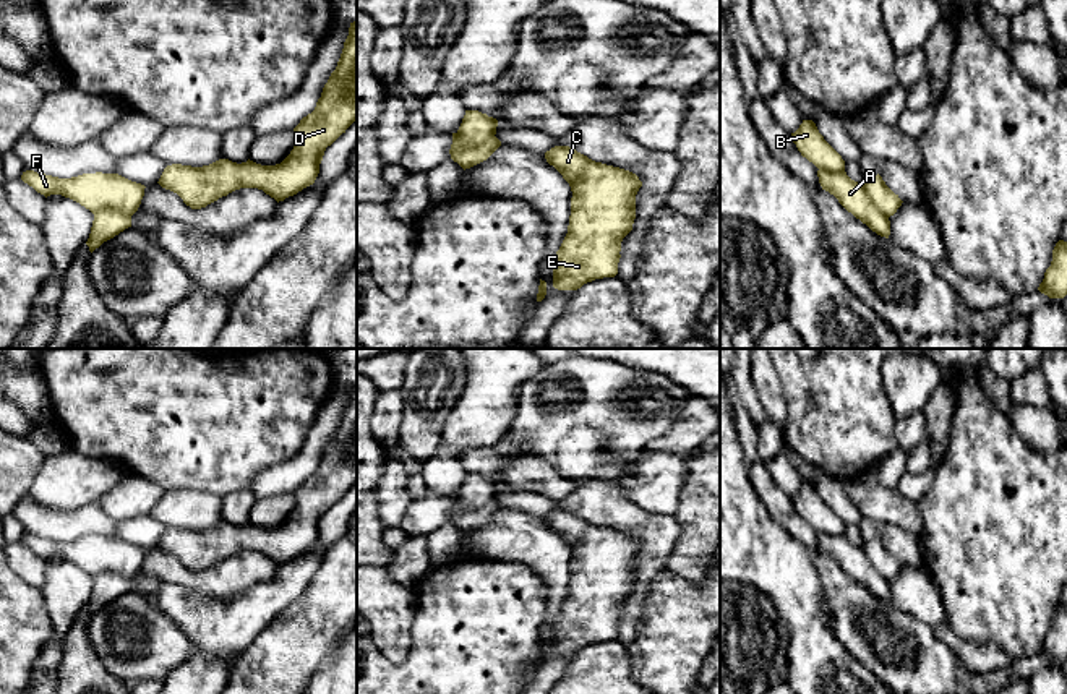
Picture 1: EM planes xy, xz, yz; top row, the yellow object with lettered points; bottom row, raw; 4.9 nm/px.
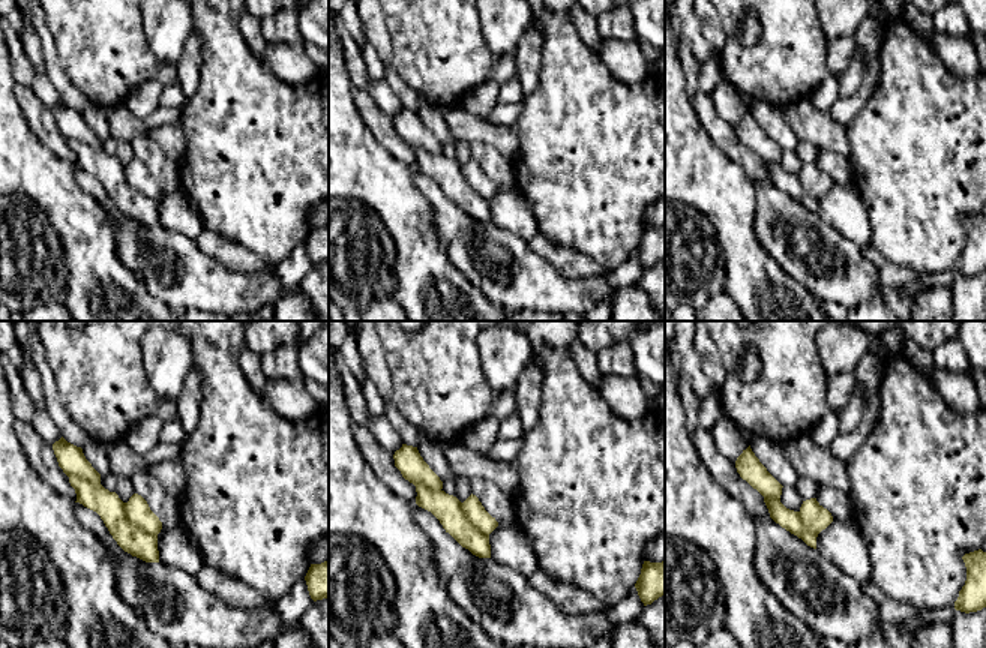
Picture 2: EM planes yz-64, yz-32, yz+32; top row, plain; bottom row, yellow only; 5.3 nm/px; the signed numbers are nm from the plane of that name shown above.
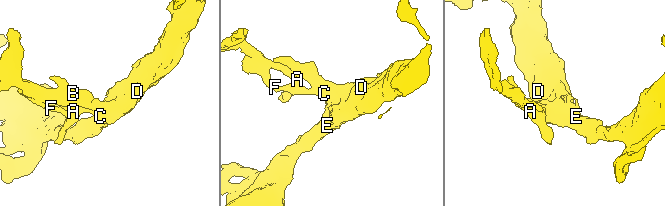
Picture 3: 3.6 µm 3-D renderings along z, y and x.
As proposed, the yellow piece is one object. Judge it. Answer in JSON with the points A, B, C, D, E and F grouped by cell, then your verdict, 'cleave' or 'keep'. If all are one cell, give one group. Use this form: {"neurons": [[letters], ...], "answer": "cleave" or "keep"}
{"neurons": [["A"], ["B", "C", "D", "E", "F"]], "answer": "cleave"}

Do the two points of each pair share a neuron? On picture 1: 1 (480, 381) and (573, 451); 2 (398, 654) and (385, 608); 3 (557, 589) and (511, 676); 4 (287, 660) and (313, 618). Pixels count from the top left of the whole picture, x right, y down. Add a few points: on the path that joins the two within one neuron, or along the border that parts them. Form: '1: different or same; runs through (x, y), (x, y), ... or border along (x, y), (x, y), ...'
1: different; border along (535, 375), (521, 386), (513, 424), (497, 441)
2: same; runs through (393, 642), (391, 620)
3: different; border along (535, 573), (547, 589), (540, 641)
4: same; runs through (289, 651), (310, 628)

